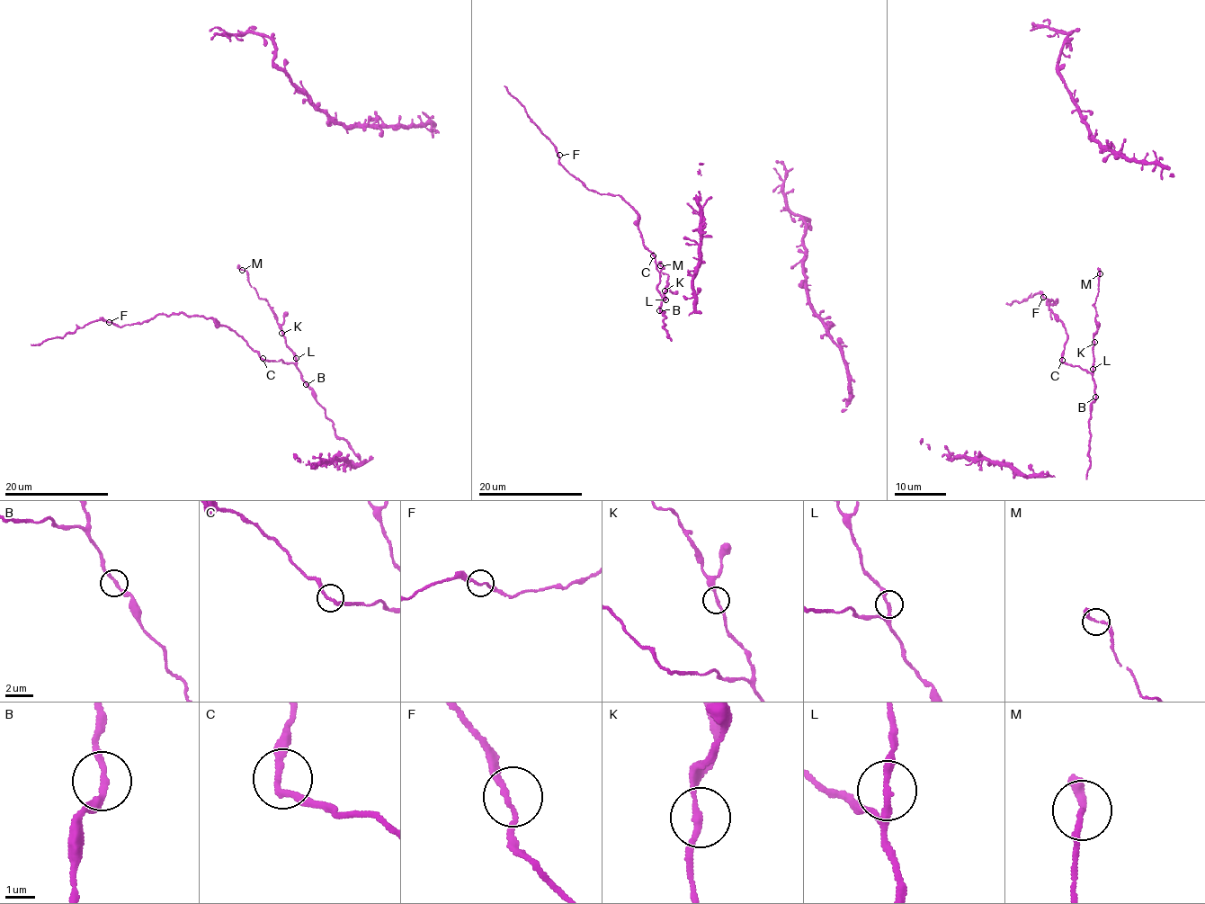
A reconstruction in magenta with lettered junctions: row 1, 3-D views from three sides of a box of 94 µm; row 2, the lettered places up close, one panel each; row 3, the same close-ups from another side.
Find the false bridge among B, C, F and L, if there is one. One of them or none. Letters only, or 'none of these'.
none of these

